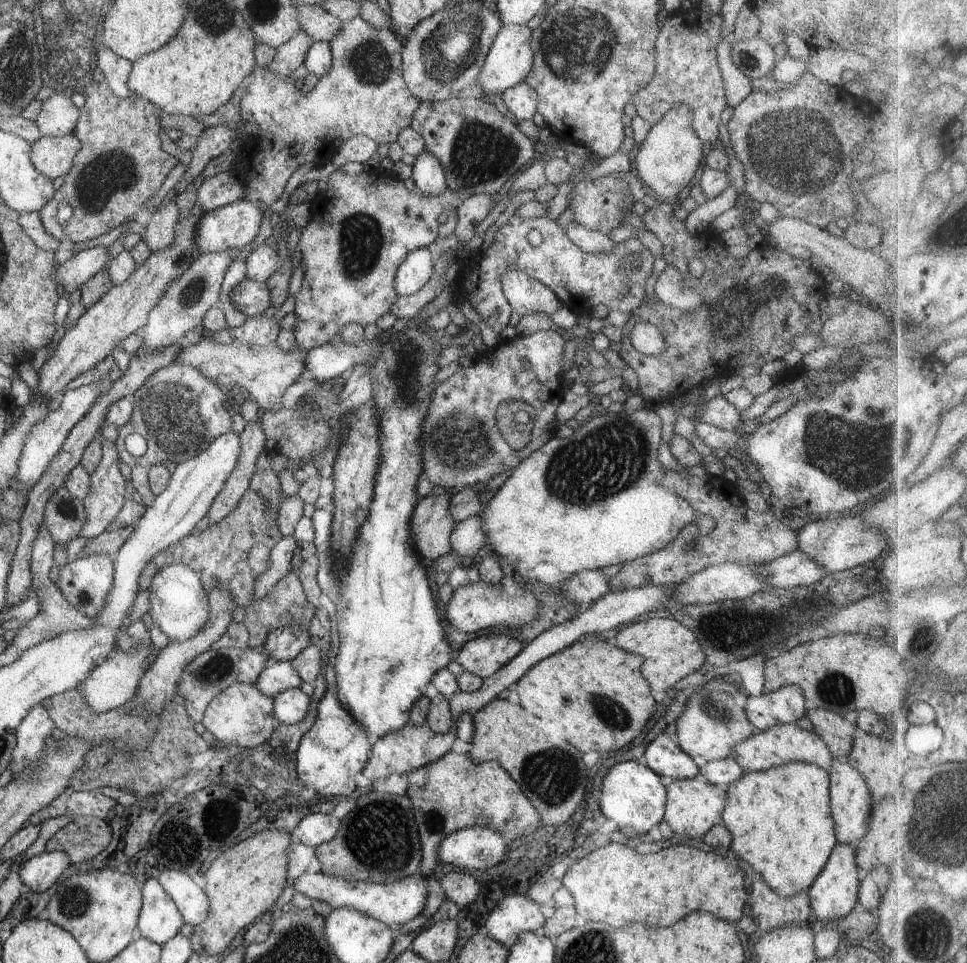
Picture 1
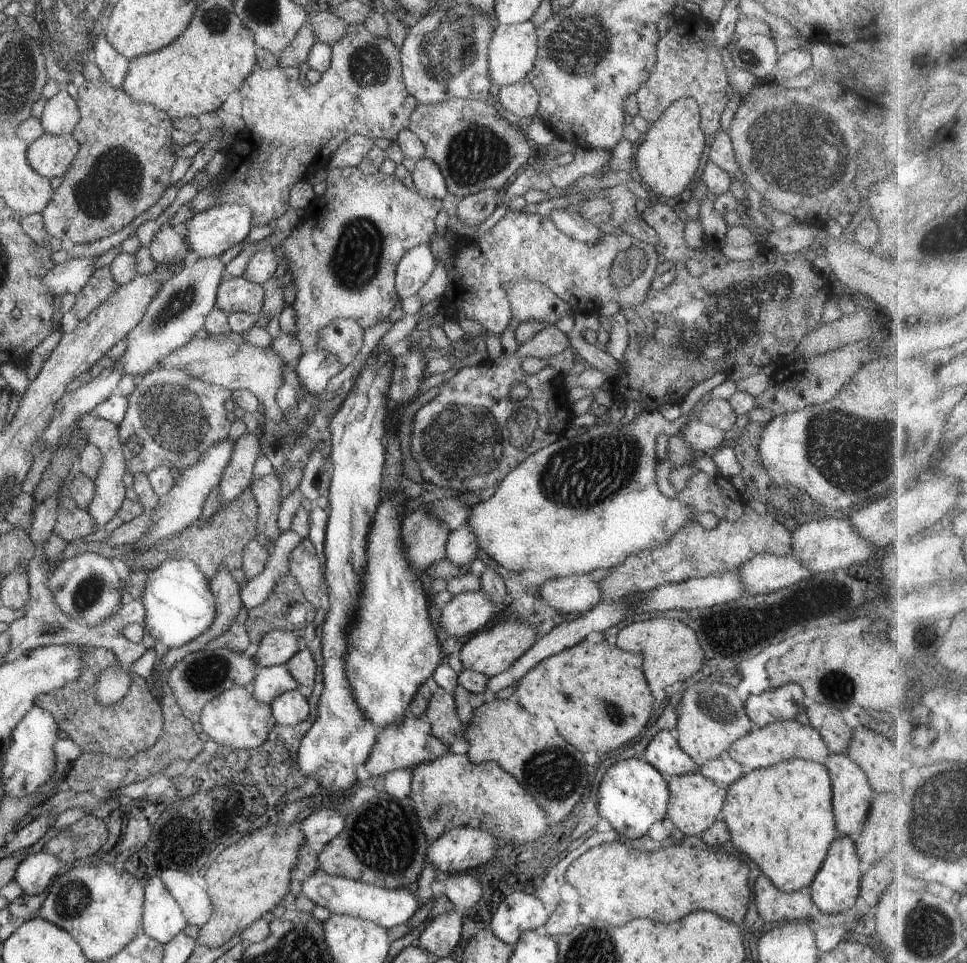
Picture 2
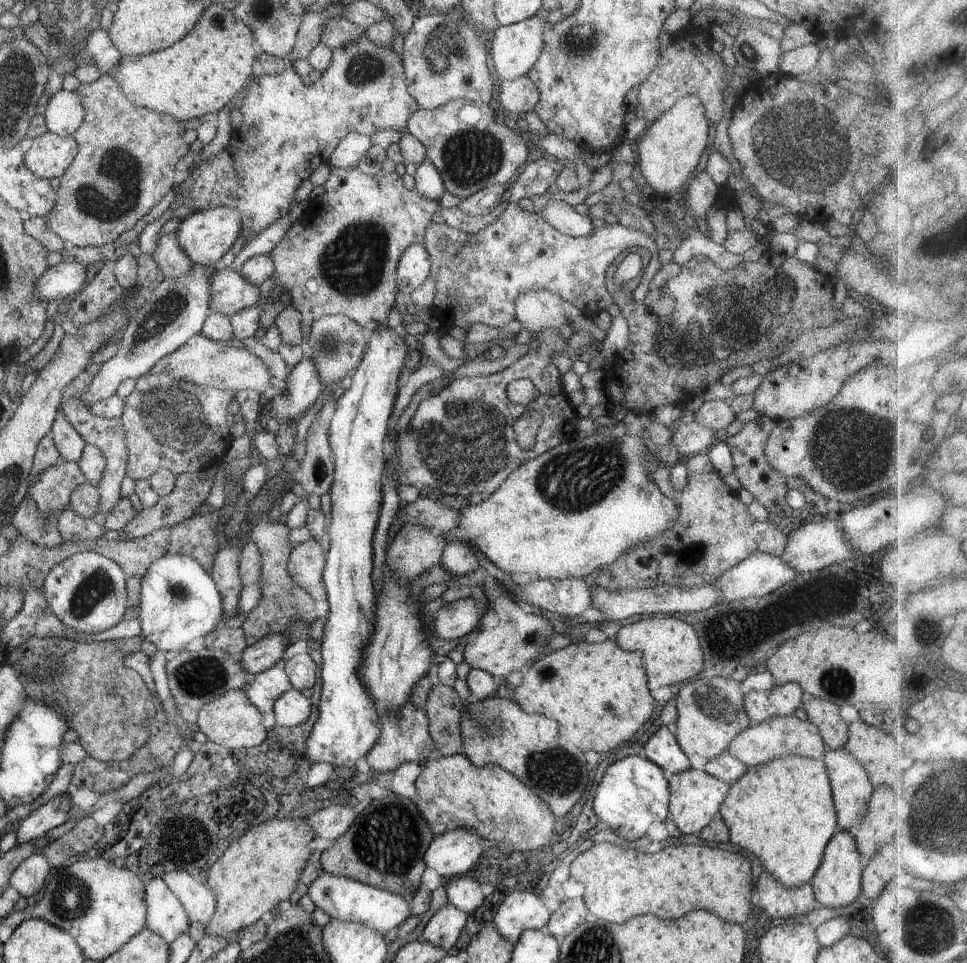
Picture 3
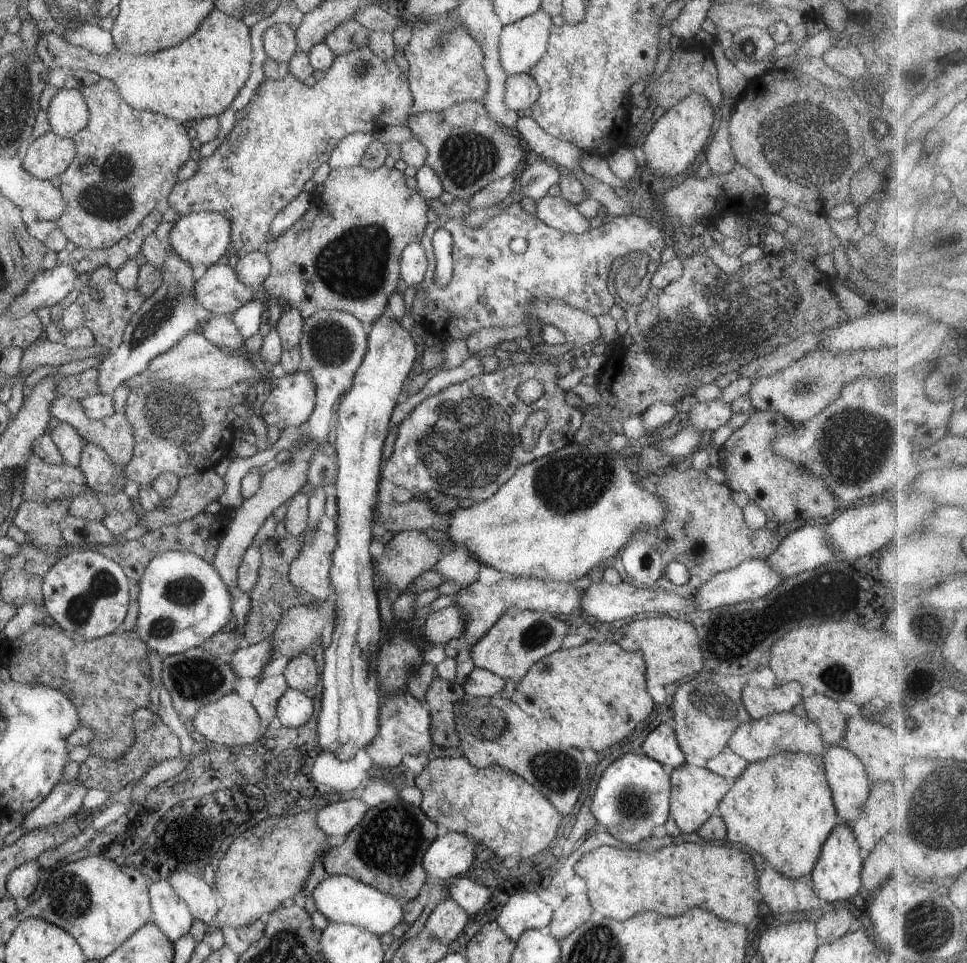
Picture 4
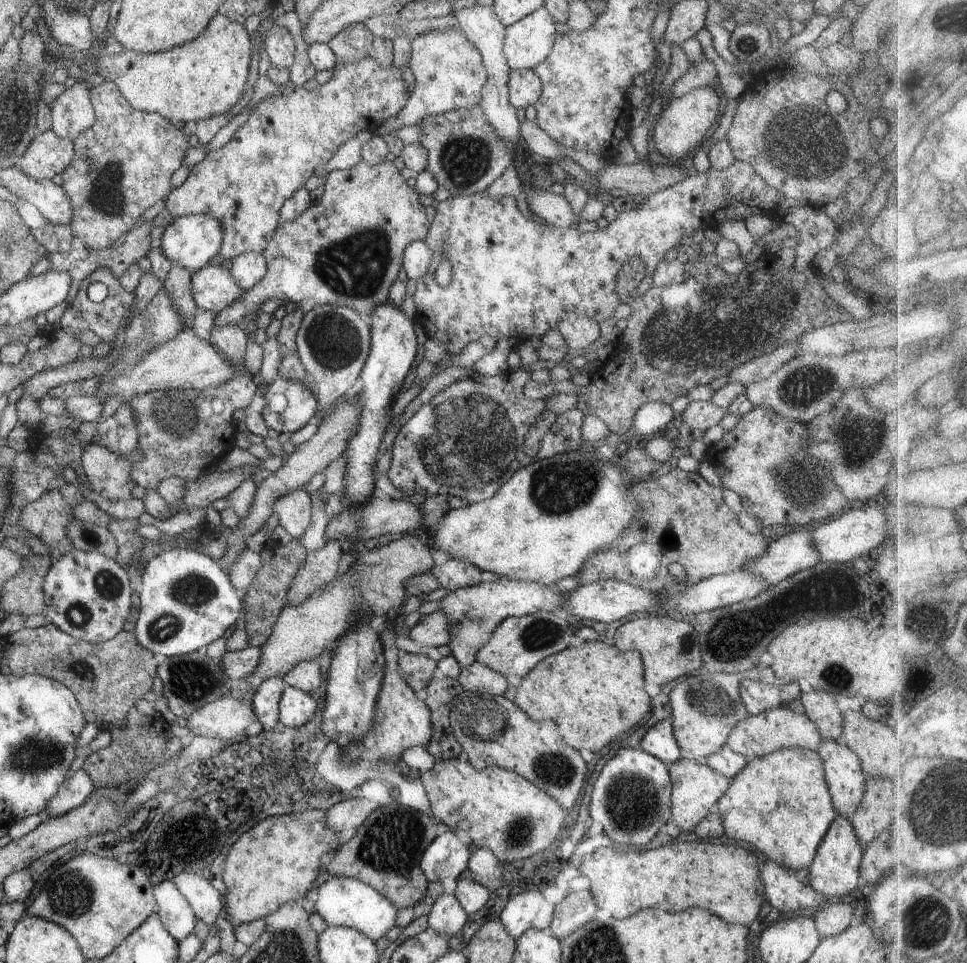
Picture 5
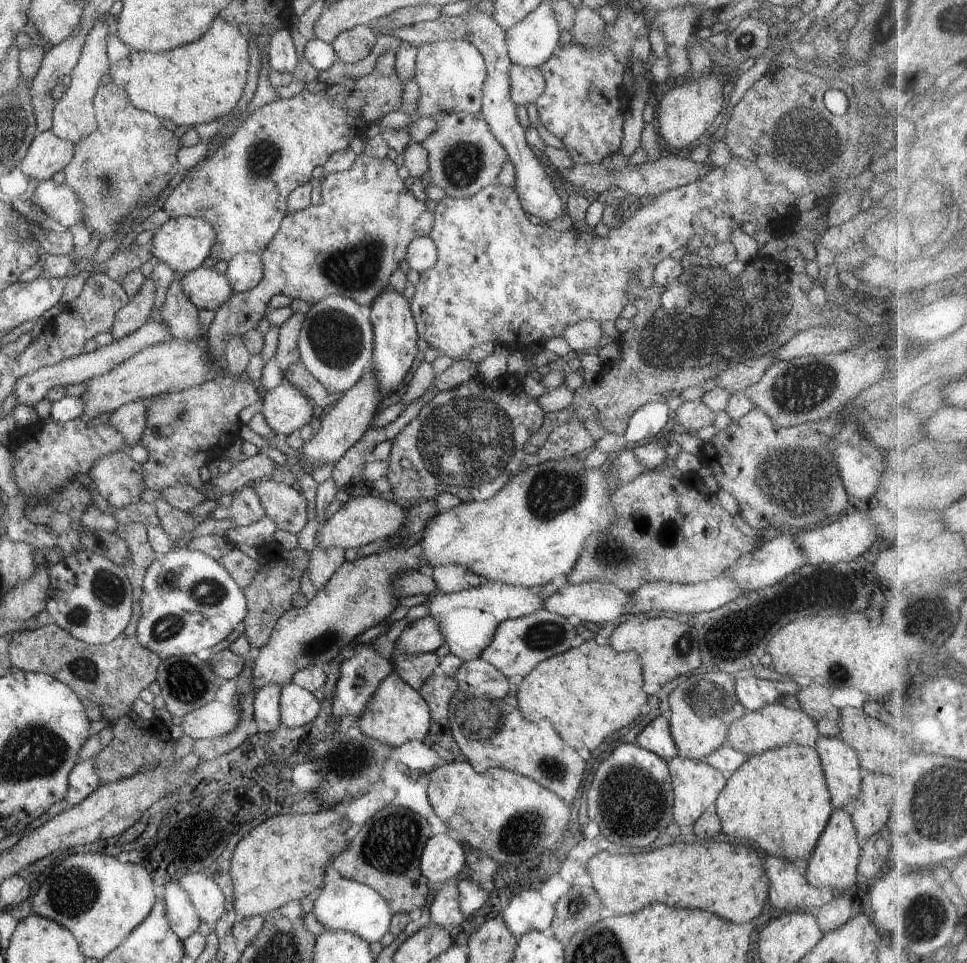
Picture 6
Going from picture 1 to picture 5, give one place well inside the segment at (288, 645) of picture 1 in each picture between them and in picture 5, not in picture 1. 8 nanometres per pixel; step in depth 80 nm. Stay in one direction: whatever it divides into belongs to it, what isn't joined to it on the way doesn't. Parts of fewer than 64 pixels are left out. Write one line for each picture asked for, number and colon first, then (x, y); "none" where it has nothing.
2: (276, 647)
3: (265, 653)
4: (247, 662)
5: (239, 664)

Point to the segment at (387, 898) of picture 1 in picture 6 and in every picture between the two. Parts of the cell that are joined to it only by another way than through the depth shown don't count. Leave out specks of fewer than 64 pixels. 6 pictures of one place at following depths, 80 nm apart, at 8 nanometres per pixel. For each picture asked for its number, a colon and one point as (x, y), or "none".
2: (342, 896)
3: (342, 898)
4: (341, 899)
5: (342, 901)
6: (343, 904)

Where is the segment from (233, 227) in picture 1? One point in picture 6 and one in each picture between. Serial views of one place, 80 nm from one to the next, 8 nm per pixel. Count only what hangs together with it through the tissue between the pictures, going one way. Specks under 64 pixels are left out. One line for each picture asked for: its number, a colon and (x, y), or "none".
2: (209, 233)
3: (205, 236)
4: (198, 238)
5: (191, 241)
6: (183, 243)

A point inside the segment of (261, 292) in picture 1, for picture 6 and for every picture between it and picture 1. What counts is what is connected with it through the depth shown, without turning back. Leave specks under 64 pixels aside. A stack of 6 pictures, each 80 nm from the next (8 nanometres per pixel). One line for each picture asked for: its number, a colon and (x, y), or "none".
2: (234, 294)
3: (231, 293)
4: (220, 291)
5: (214, 288)
6: (208, 289)

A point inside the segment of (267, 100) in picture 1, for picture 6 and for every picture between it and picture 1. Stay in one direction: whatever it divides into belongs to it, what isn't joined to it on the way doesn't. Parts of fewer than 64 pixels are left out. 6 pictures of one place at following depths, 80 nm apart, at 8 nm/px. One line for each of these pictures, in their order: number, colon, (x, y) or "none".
2: (362, 92)
3: (289, 129)
4: (290, 130)
5: (244, 184)
6: (242, 187)

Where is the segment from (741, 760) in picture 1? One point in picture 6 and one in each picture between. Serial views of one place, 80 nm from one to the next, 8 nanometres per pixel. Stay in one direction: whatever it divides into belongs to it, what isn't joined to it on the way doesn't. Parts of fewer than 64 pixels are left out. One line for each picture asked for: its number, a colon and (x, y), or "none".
2: (781, 740)
3: (759, 744)
4: (756, 740)
5: (777, 729)
6: (773, 726)

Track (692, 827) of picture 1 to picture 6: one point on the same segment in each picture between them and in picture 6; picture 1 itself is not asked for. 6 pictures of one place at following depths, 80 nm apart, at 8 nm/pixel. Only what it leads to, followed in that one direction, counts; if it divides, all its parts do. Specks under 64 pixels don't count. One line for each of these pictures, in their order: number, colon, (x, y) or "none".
2: (695, 802)
3: (695, 798)
4: (696, 793)
5: (696, 788)
6: (695, 785)

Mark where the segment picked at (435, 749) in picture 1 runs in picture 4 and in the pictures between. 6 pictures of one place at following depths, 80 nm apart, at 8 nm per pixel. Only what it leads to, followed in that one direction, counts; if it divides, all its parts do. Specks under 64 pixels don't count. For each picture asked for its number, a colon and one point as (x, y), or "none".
2: (407, 743)
3: (404, 736)
4: (404, 723)

